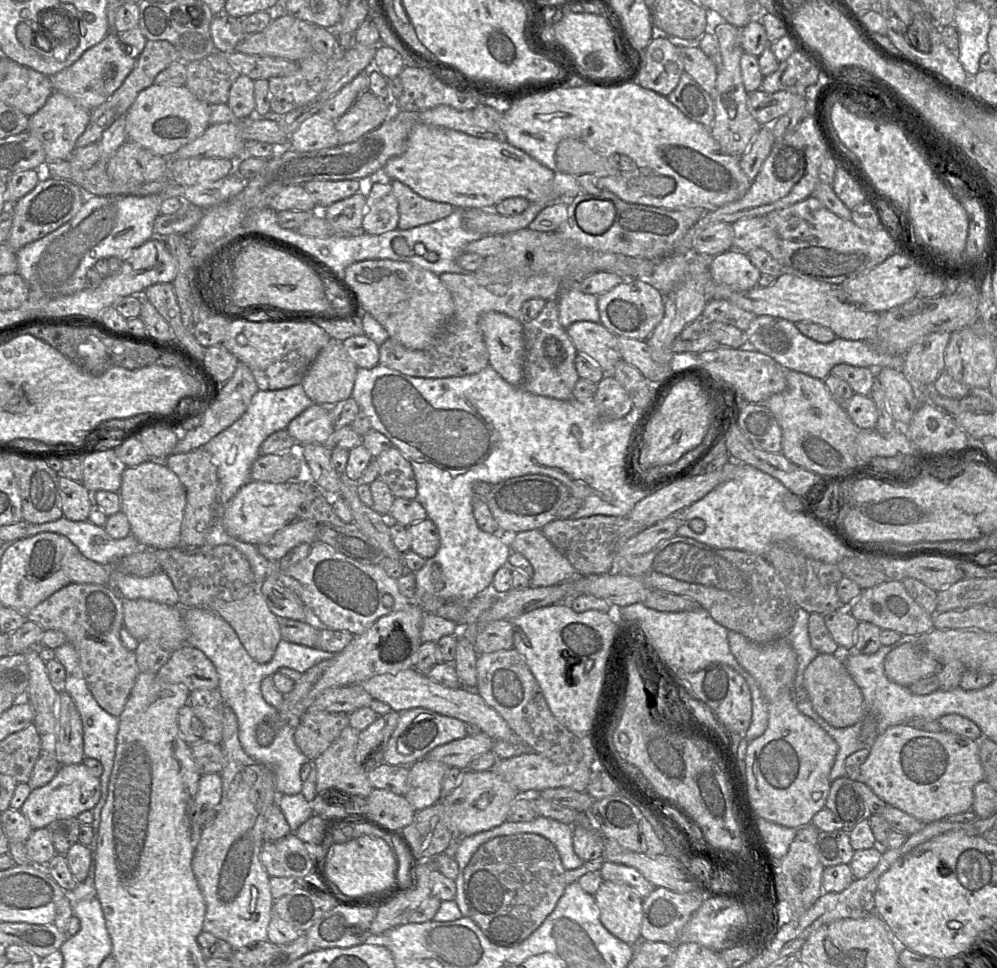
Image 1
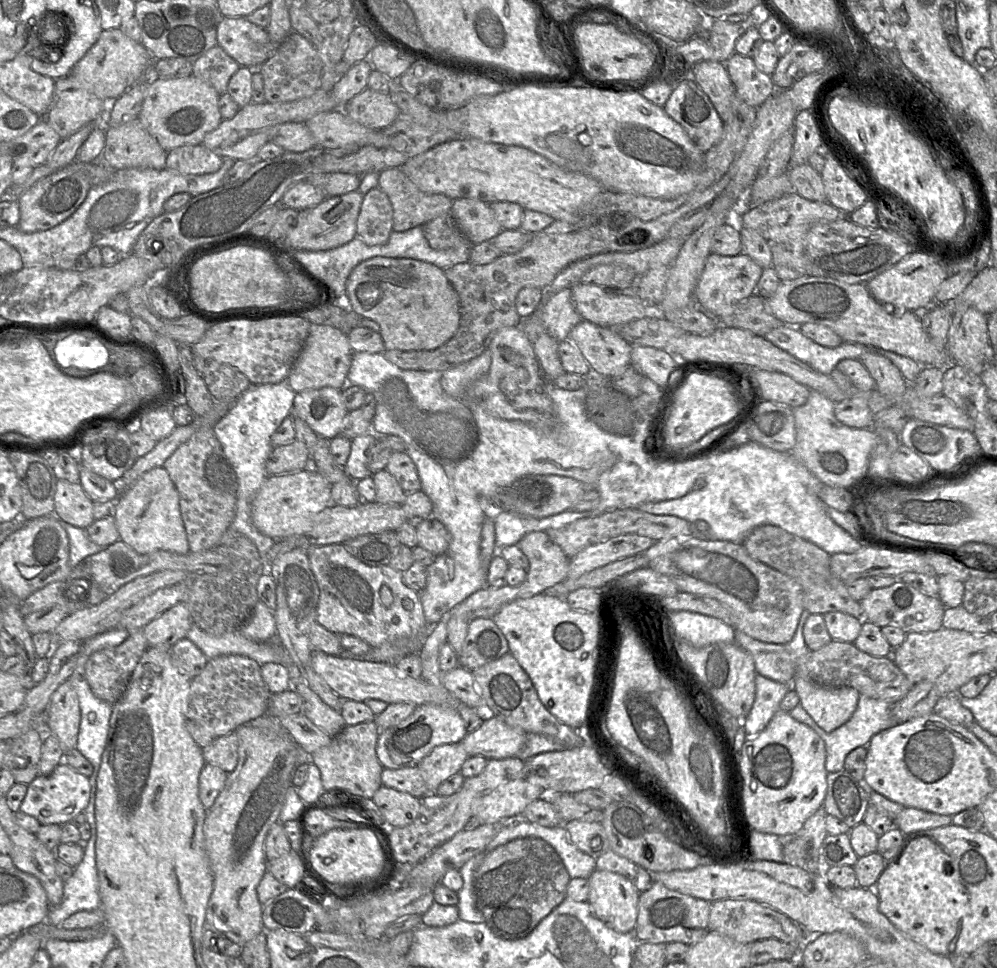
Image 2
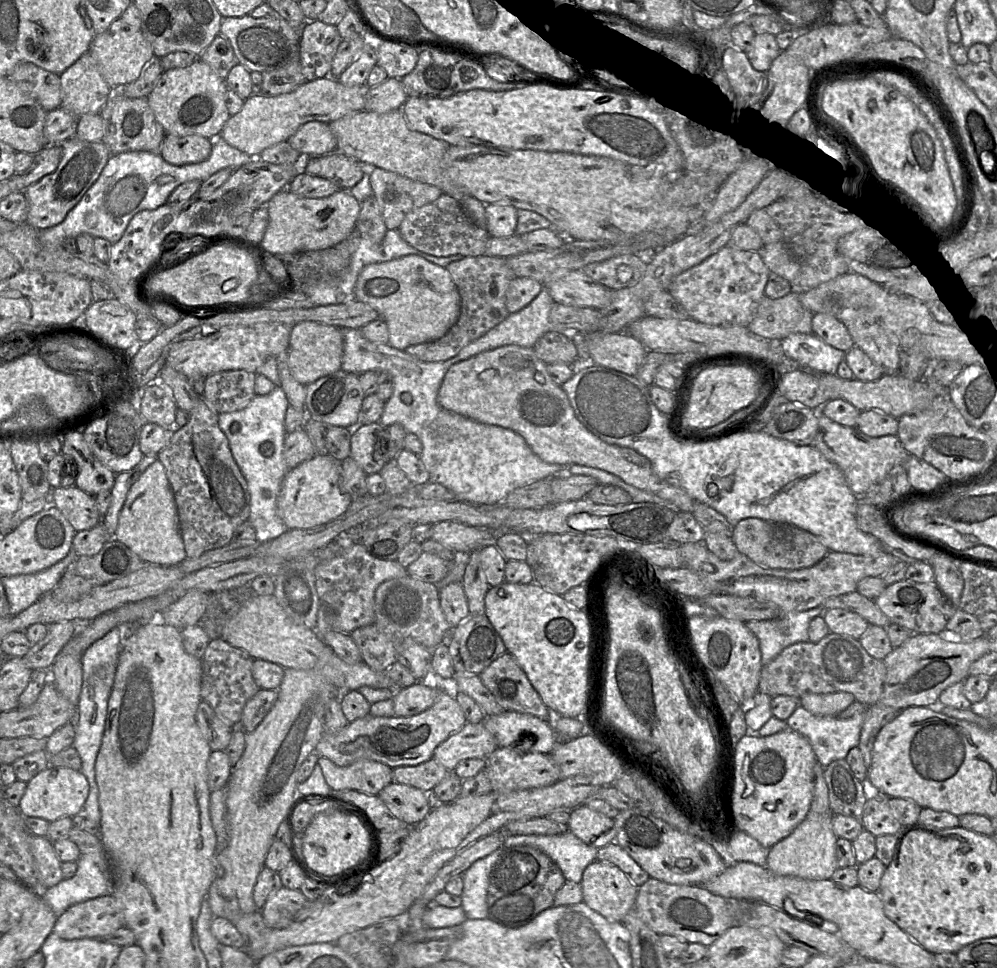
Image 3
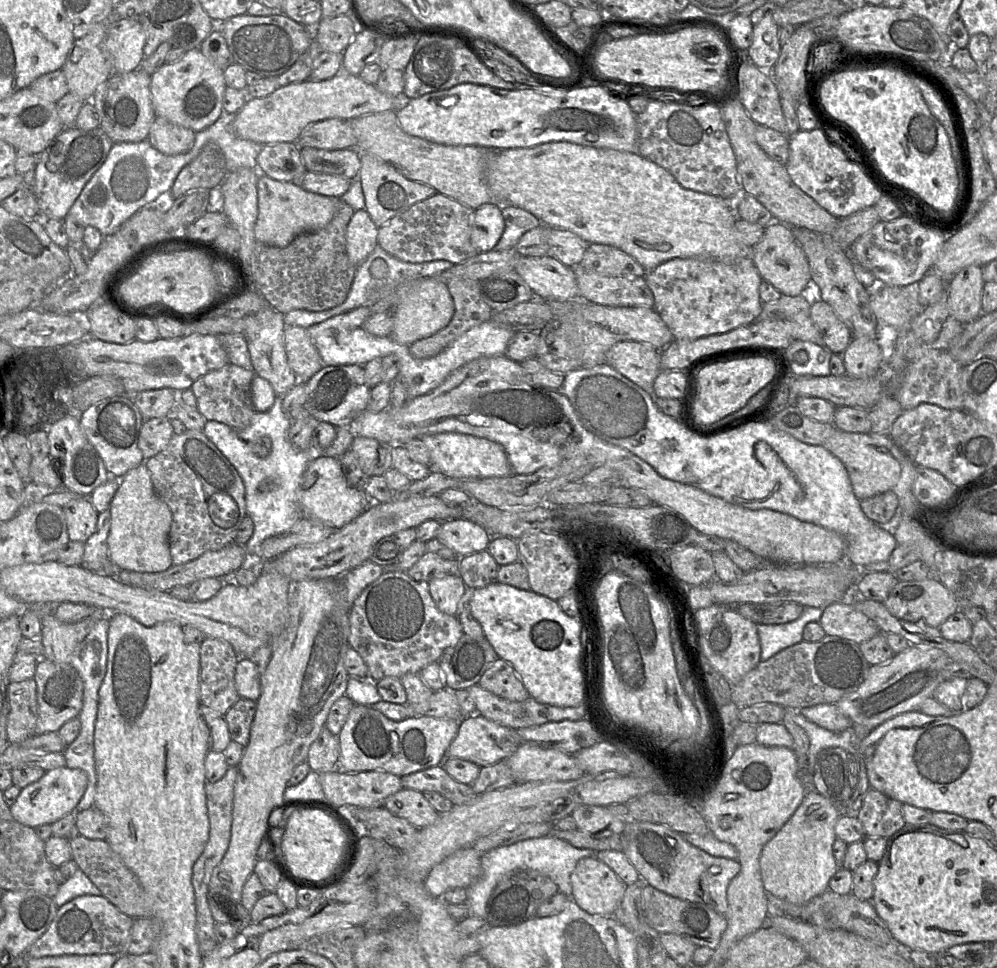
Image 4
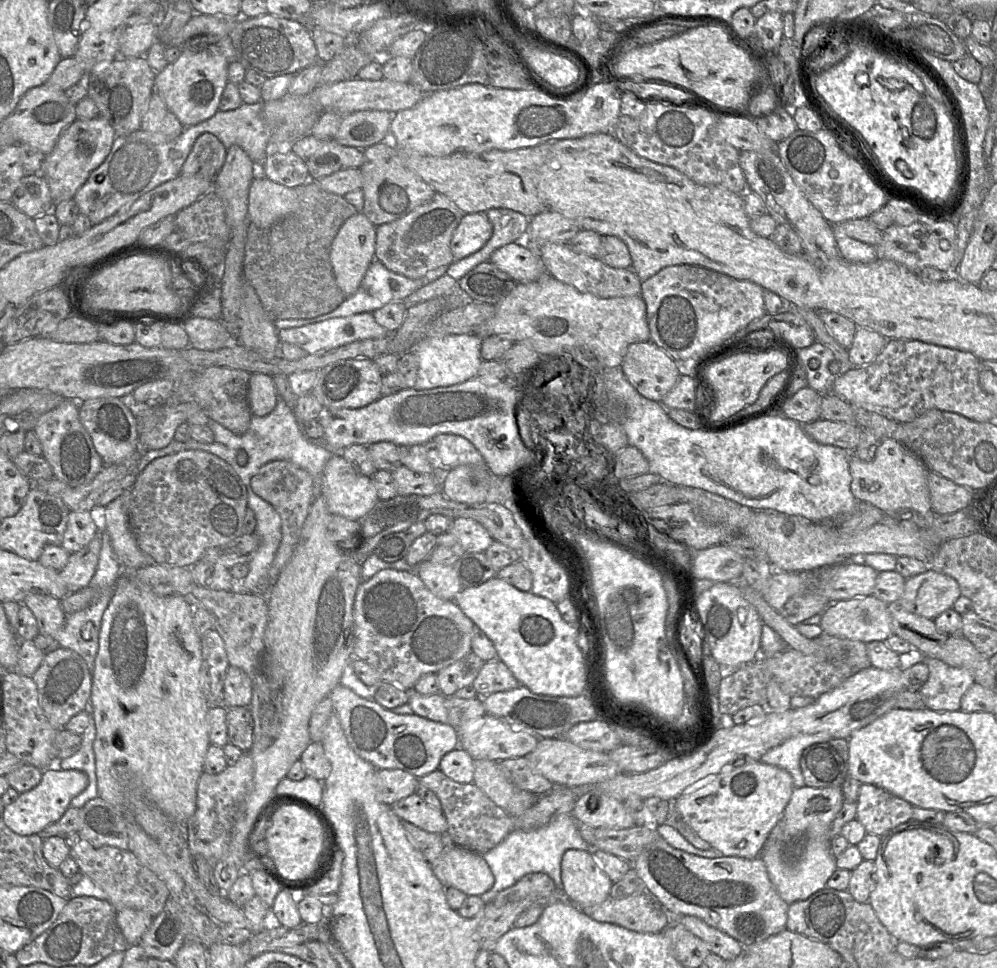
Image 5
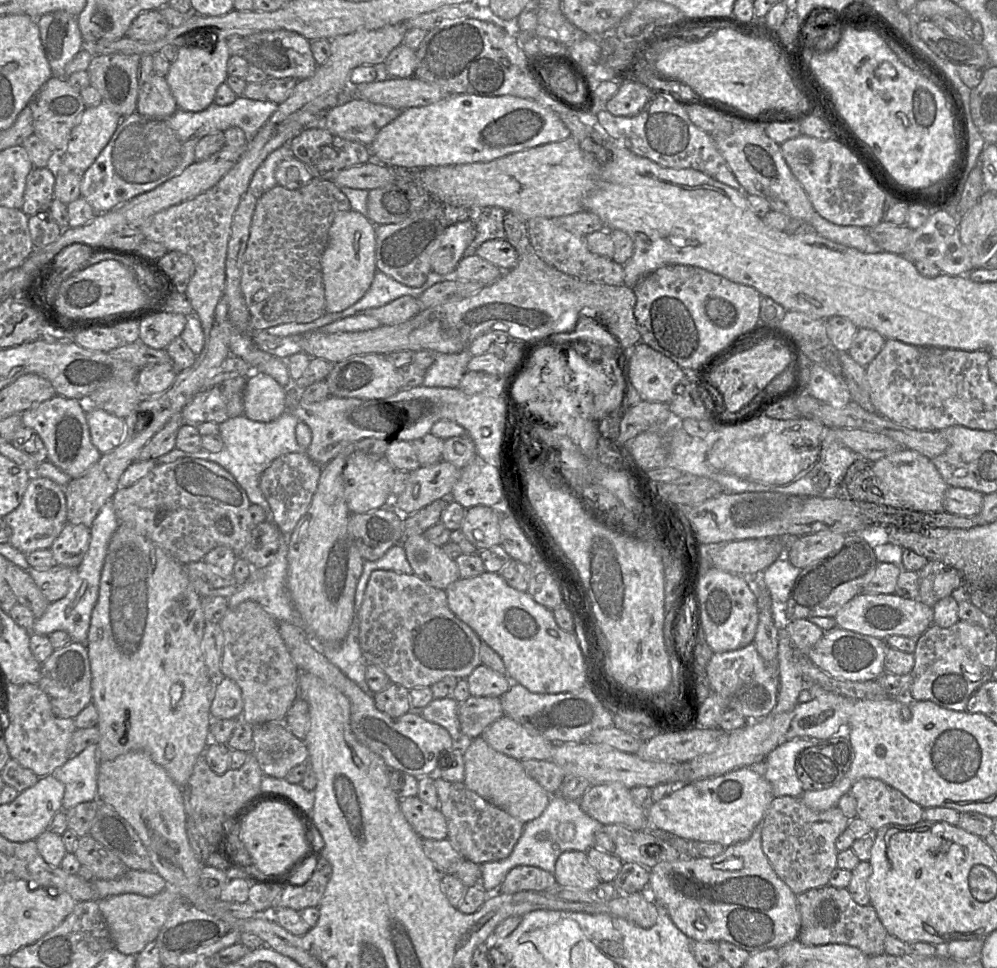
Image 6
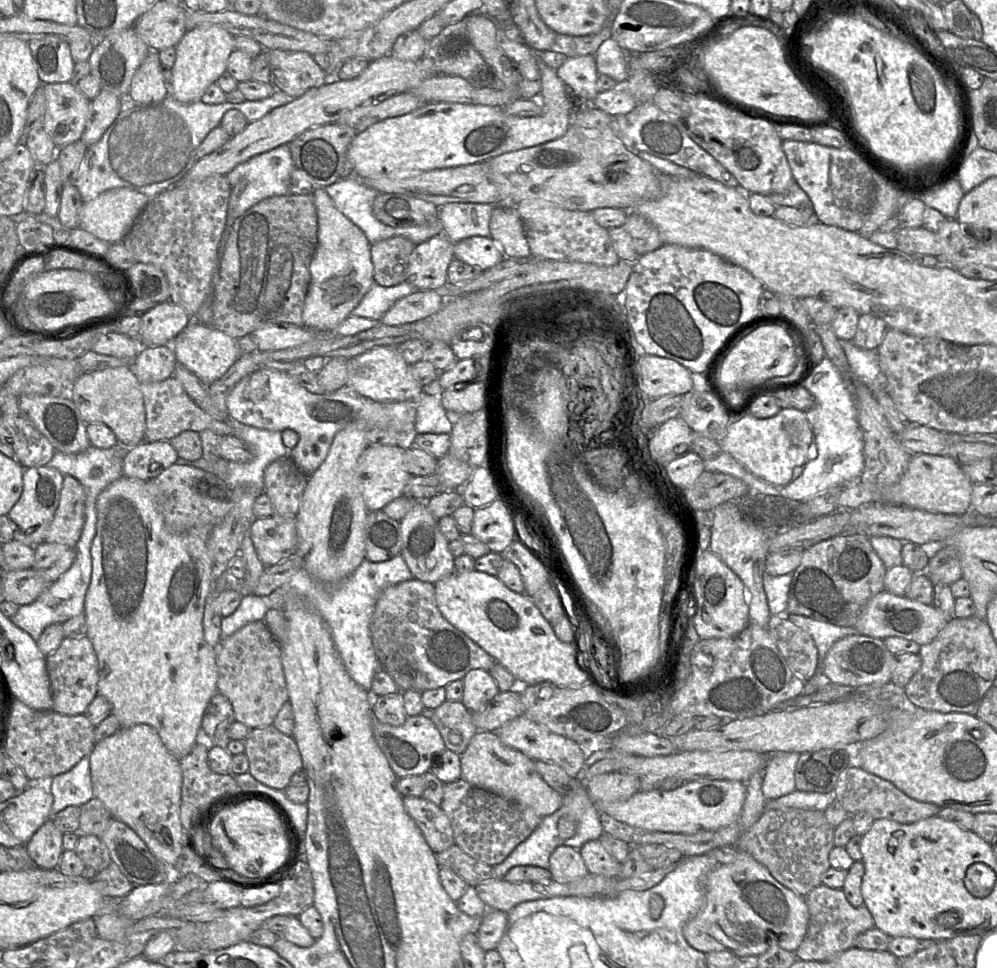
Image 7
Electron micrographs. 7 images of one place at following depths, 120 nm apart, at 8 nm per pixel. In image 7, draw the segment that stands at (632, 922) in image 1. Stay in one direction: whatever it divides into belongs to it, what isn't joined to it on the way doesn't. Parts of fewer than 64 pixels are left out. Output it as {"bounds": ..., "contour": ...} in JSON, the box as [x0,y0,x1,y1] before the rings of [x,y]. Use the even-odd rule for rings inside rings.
{"bounds":[549,846,588,883],"contour":[[[558,846],[549,857],[552,879],[568,883],[587,875],[588,869],[579,851],[571,846]]]}

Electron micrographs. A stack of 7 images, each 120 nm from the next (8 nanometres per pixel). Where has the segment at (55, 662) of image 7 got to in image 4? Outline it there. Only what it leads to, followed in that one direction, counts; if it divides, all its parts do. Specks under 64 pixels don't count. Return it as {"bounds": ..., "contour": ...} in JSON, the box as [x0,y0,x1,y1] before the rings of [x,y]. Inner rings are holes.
{"bounds":[33,658,83,734],"contour":[[[40,658],[33,678],[37,685],[38,704],[35,734],[58,731],[67,721],[78,717],[83,702],[83,682],[71,663],[55,663]]]}

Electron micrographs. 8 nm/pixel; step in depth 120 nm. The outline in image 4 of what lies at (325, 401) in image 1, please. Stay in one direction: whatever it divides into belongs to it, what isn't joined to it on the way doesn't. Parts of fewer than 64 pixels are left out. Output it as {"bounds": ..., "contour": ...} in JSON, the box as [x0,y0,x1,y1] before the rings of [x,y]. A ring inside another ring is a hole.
{"bounds":[284,326,325,380],"contour":[[[286,326],[284,343],[288,363],[299,380],[310,379],[325,366],[306,328]]]}

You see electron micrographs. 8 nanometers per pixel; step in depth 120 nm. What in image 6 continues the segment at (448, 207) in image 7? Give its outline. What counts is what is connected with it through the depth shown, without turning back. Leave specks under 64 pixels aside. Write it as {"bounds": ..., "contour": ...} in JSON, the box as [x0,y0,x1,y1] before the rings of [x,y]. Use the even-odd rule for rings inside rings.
{"bounds":[463,207,507,257],"contour":[[[472,207],[468,219],[476,229],[475,239],[467,247],[463,257],[475,255],[479,246],[493,239],[505,239],[504,217],[507,211],[499,207]]]}

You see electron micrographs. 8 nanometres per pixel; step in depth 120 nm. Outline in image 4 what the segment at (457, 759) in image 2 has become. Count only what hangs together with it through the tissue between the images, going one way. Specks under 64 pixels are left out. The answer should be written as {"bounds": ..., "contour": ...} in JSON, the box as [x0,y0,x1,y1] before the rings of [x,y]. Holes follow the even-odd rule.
{"bounds":[446,711,522,767],"contour":[[[476,711],[475,714],[471,714],[459,722],[457,734],[449,745],[446,757],[461,758],[483,767],[506,760],[521,743],[522,740],[516,729],[495,723]]]}

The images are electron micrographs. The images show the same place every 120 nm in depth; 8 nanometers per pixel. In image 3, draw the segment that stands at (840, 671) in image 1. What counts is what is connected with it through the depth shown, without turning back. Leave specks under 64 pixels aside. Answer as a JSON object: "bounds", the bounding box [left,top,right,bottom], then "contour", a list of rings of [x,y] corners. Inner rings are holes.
{"bounds":[799,692,854,716],"contour":[[[848,692],[809,693],[799,699],[799,705],[816,716],[837,716],[854,702],[854,696]]]}

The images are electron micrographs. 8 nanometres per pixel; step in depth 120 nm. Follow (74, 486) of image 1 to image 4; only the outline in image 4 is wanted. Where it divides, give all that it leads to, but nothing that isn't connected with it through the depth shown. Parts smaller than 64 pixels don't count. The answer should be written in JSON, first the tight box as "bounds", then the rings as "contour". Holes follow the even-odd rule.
{"bounds":[62,497,98,542],"contour":[[[81,497],[62,507],[71,541],[85,542],[95,531],[98,512],[89,497]]]}

